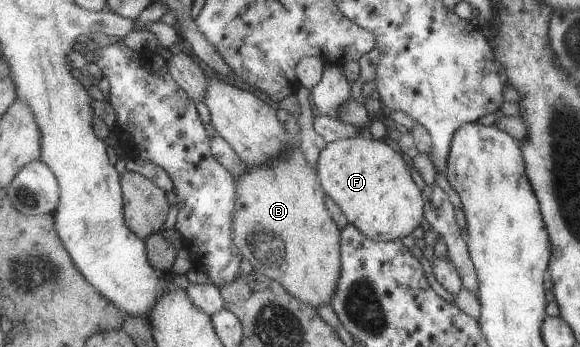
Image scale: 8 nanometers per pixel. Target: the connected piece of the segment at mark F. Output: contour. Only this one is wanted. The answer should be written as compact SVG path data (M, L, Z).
M359 132L353 138L326 143L318 154L315 171L323 192L334 200L349 224L372 241L392 241L413 232L424 218L421 190L413 183L409 167L403 159L399 152L385 142L366 132Z

